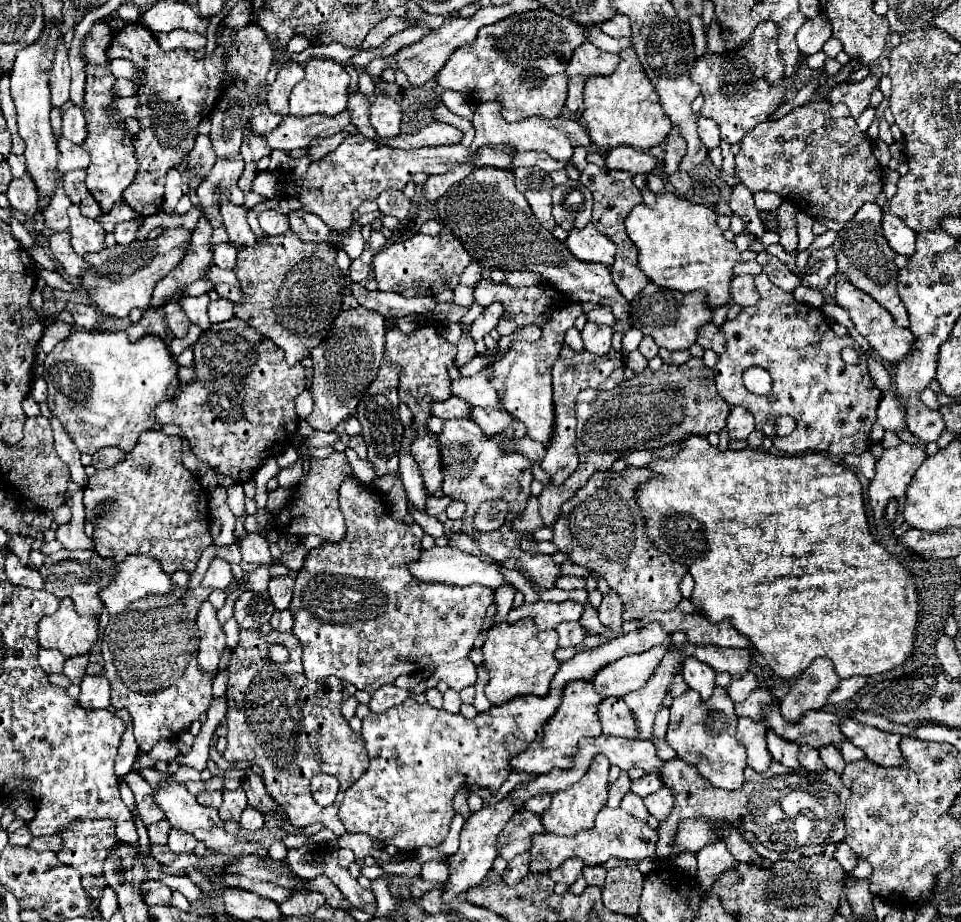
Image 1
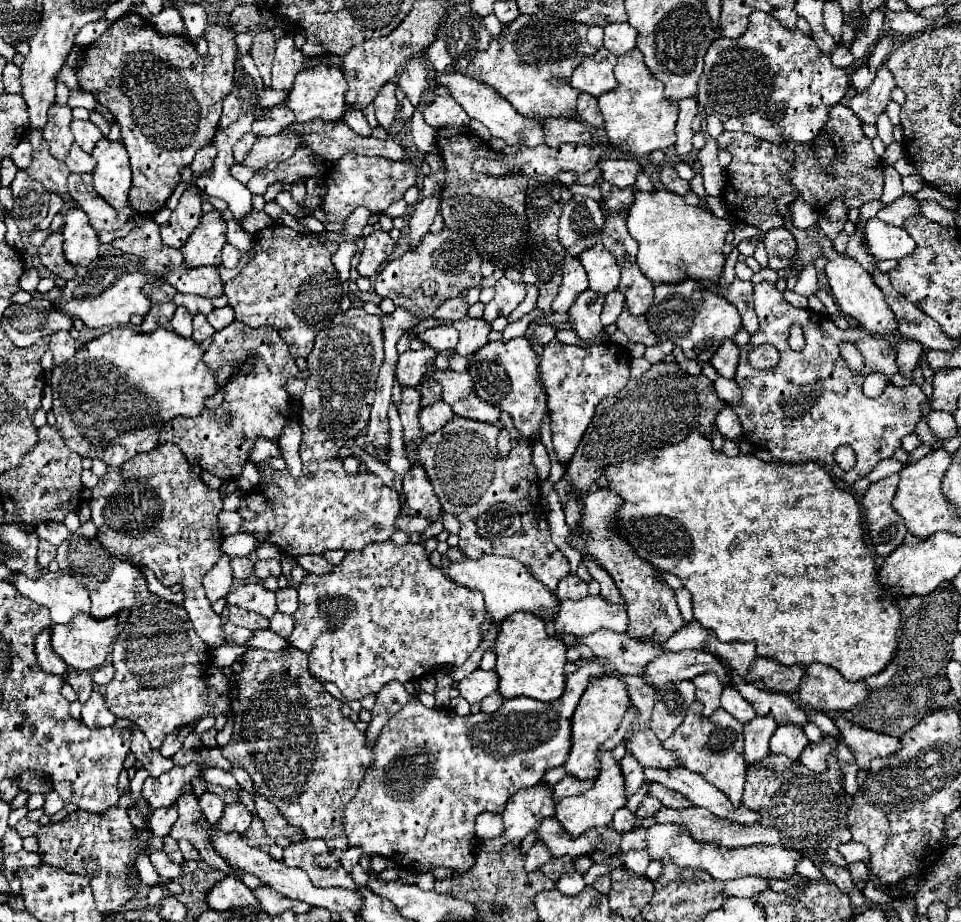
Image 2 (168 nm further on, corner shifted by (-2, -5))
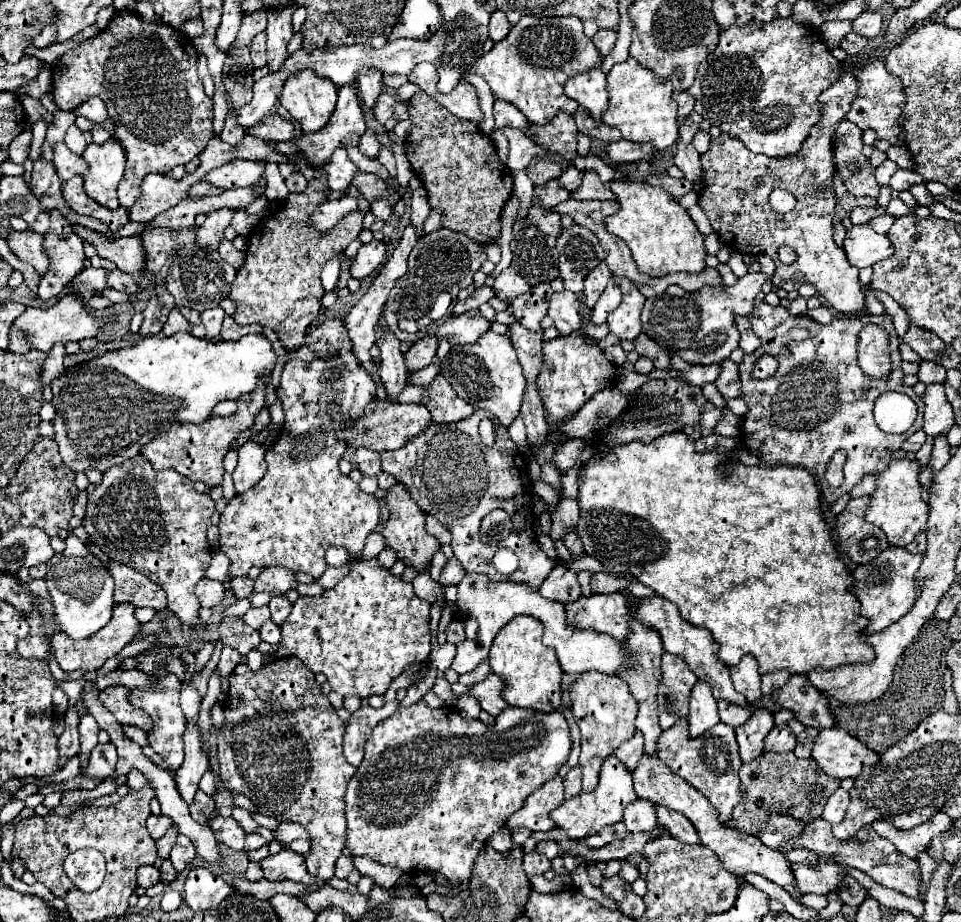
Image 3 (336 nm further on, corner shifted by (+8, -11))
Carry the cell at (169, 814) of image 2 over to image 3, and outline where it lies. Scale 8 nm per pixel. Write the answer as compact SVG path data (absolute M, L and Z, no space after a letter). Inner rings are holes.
M149 815L149 819L147 819L147 831L149 831L149 835L153 839L159 839L159 837L165 835L165 831L169 829L171 823L173 821L169 817L165 817L165 815Z

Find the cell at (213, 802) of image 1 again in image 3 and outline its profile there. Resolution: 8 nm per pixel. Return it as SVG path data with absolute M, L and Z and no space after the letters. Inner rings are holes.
M197 791L193 803L189 805L189 811L197 823L207 823L215 811L215 803L209 795L205 795L203 791Z

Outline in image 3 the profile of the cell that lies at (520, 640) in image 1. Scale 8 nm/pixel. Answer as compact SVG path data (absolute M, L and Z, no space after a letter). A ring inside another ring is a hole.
M517 615L511 619L499 635L493 639L489 665L495 675L503 681L503 699L513 707L527 707L543 713L551 713L561 705L561 677L563 671L559 667L555 651L541 643L543 625L535 617Z

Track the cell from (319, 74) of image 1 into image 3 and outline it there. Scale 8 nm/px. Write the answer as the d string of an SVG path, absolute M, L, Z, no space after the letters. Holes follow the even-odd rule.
M309 69L289 75L281 91L281 105L301 125L303 133L319 131L333 115L335 103L335 83Z

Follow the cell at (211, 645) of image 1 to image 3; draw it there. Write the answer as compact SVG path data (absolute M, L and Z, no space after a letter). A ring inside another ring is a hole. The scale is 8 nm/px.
M129 459L119 467L111 467L103 473L103 481L99 485L89 485L89 503L87 515L83 519L83 527L87 529L91 541L107 553L117 563L129 565L135 571L147 575L153 583L157 583L169 599L167 609L171 609L183 625L199 623L199 601L193 593L195 583L205 577L205 571L211 563L211 547L207 543L207 529L211 525L211 515L215 511L215 503L209 495L197 493L193 489L193 481L179 475L175 469L157 471L147 459Z

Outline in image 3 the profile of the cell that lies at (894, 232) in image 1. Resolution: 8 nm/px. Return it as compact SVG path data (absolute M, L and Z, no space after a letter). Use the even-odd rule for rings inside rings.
M853 225L847 231L845 245L843 245L847 259L857 269L871 267L883 259L889 259L893 255L893 243L887 235L879 235L871 229L871 225Z

